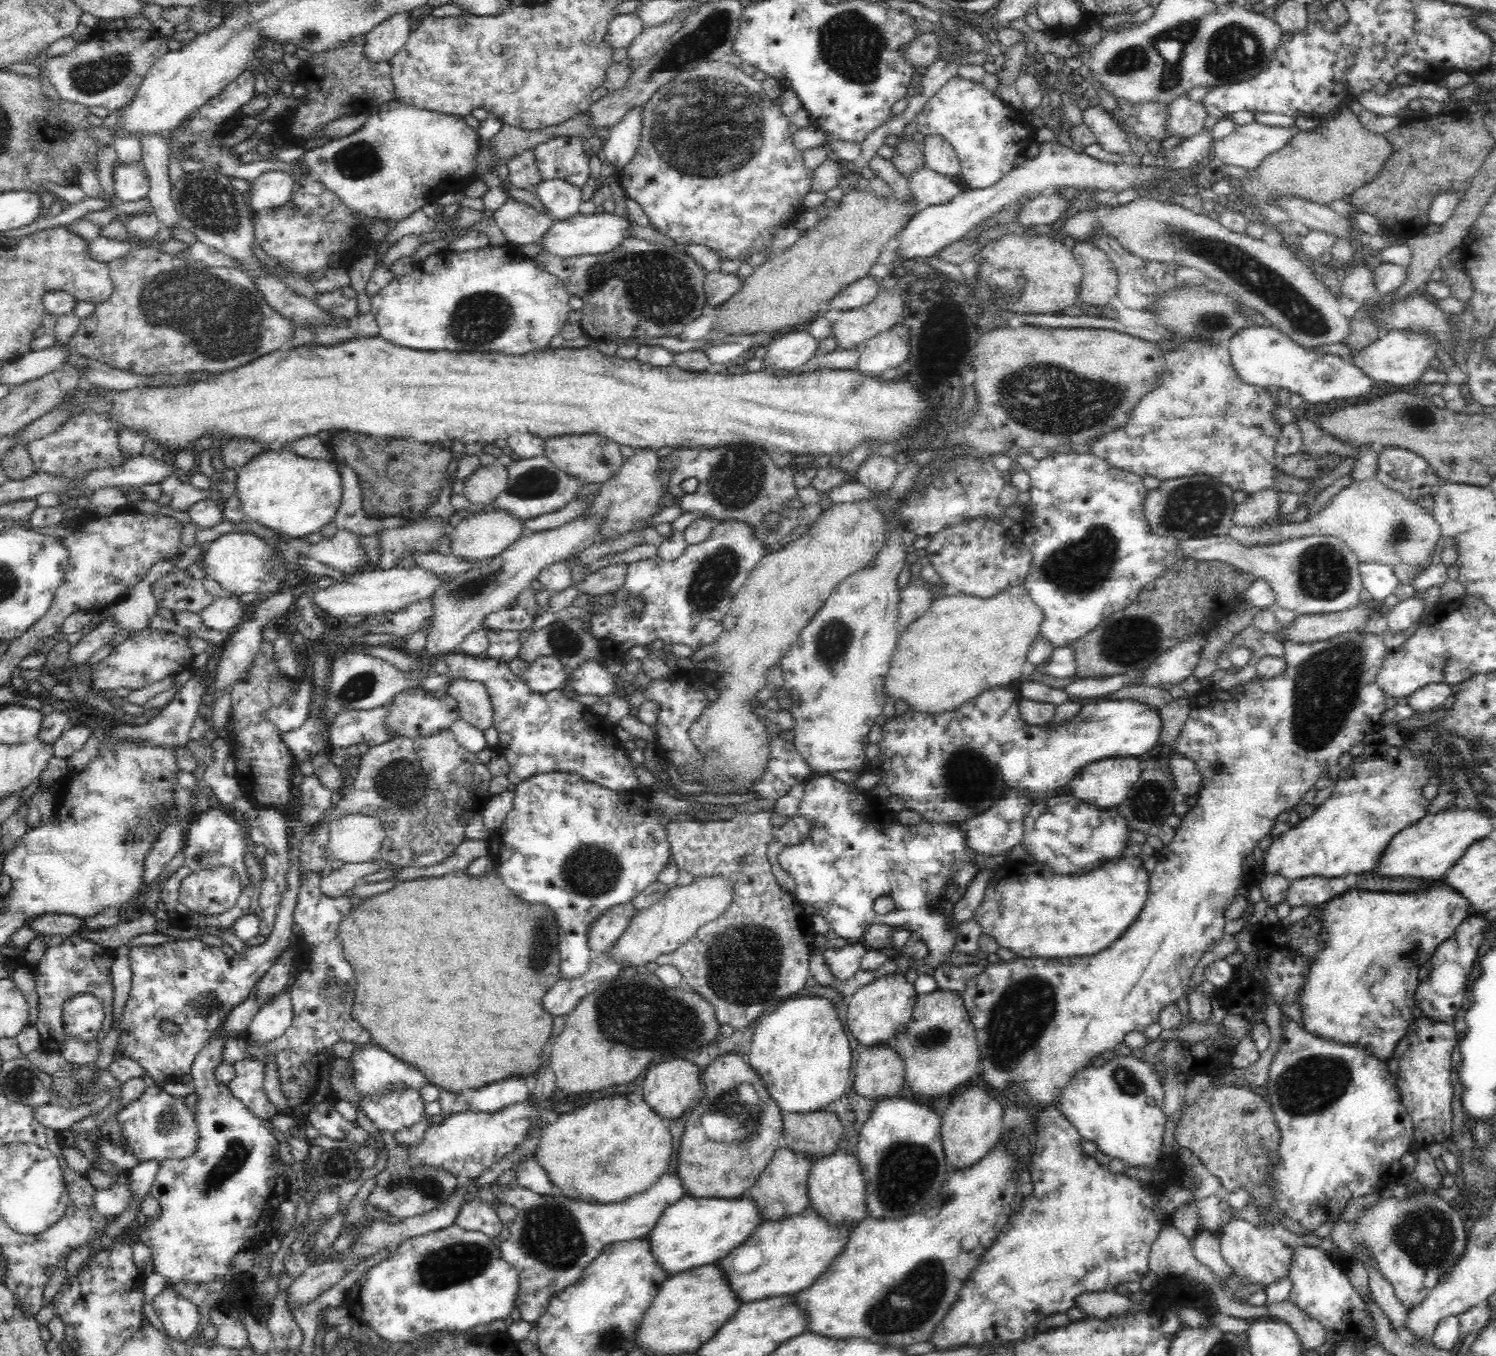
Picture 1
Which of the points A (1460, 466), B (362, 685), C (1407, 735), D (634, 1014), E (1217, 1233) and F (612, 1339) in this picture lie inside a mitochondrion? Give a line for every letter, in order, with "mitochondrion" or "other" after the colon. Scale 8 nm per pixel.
A: other
B: mitochondrion
C: other
D: mitochondrion
E: other
F: mitochondrion

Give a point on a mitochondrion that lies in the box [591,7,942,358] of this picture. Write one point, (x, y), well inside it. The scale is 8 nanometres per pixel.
(713, 128)

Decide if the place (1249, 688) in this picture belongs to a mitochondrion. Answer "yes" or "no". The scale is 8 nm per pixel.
no

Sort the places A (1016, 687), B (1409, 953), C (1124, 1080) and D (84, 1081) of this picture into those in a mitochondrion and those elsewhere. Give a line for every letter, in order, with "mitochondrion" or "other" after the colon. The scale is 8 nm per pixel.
A: other
B: mitochondrion
C: mitochondrion
D: mitochondrion

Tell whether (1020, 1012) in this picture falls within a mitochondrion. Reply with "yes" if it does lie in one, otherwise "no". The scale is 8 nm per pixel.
yes

